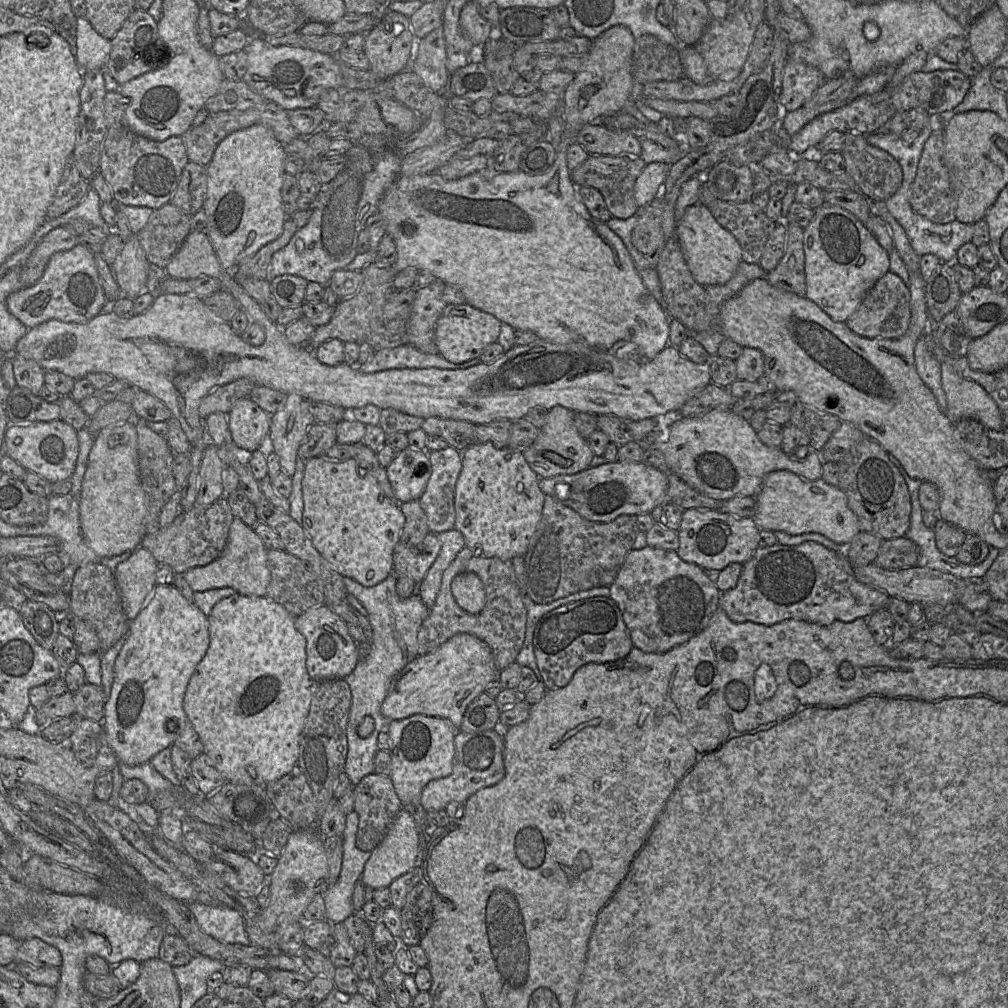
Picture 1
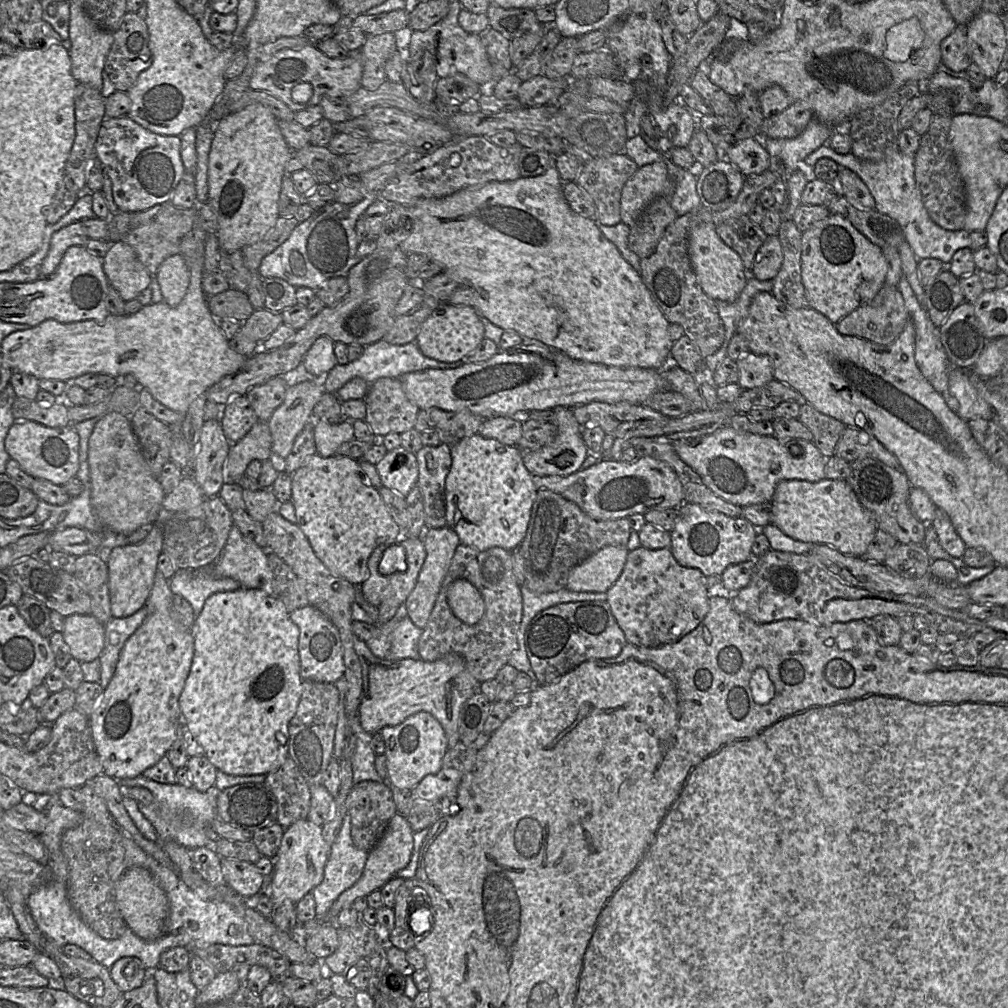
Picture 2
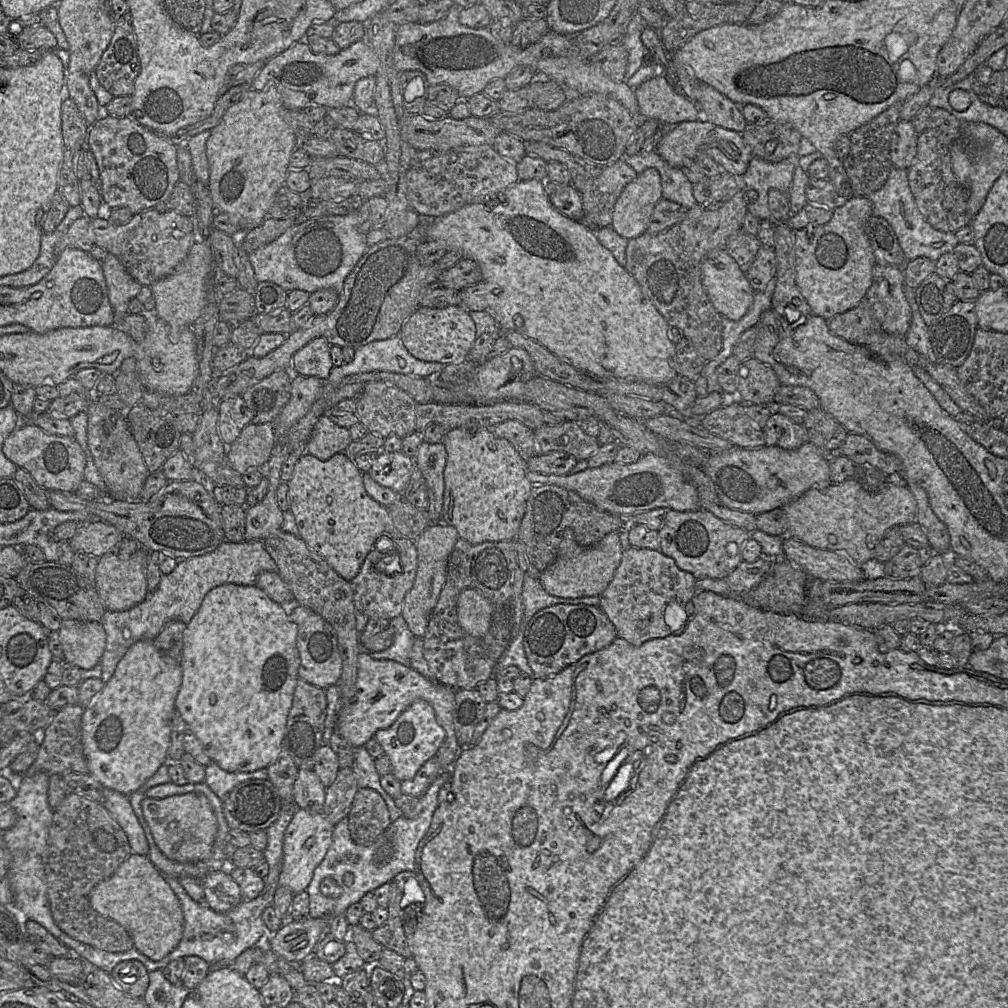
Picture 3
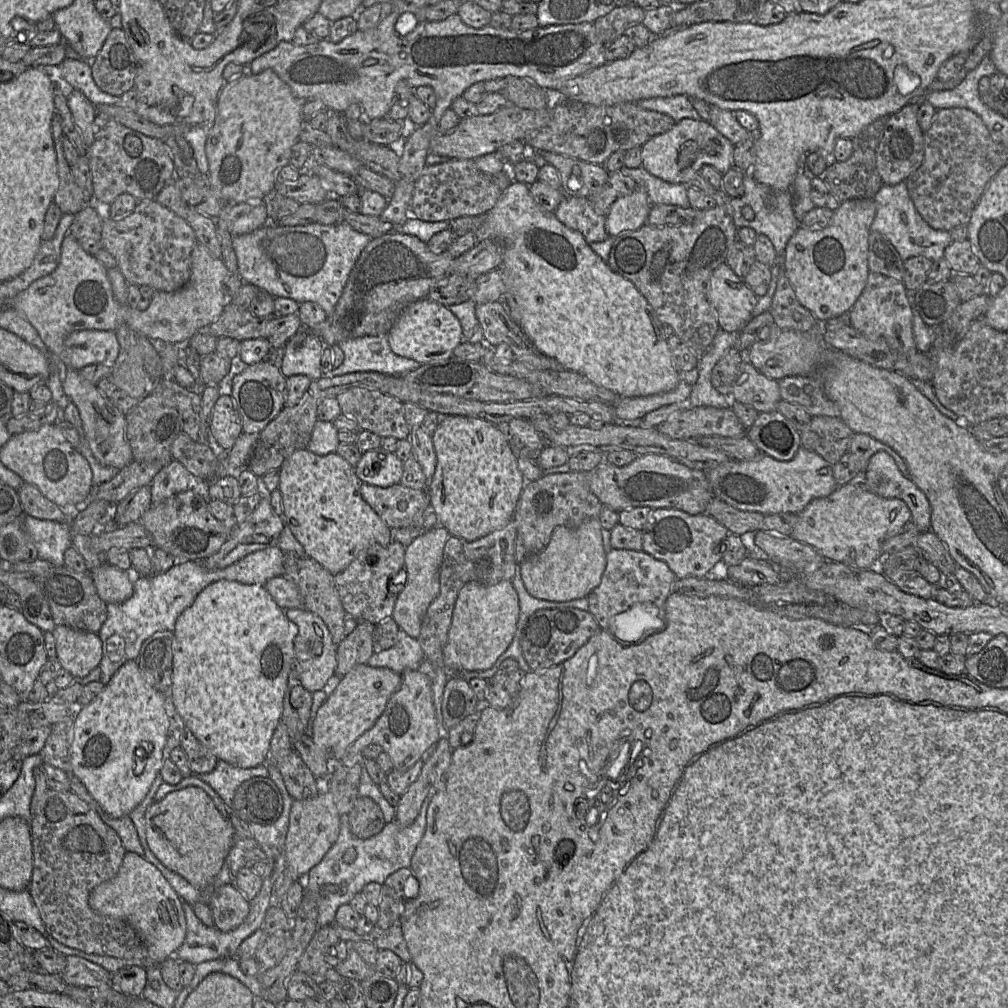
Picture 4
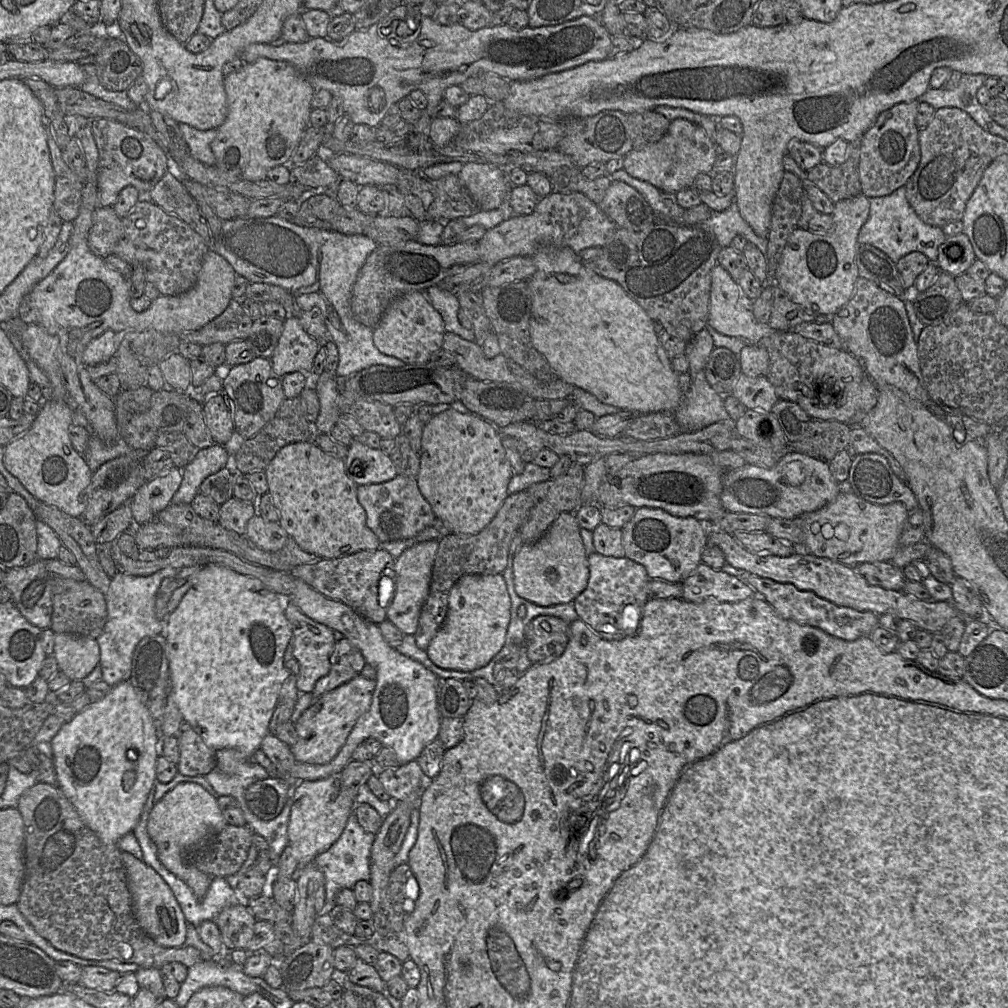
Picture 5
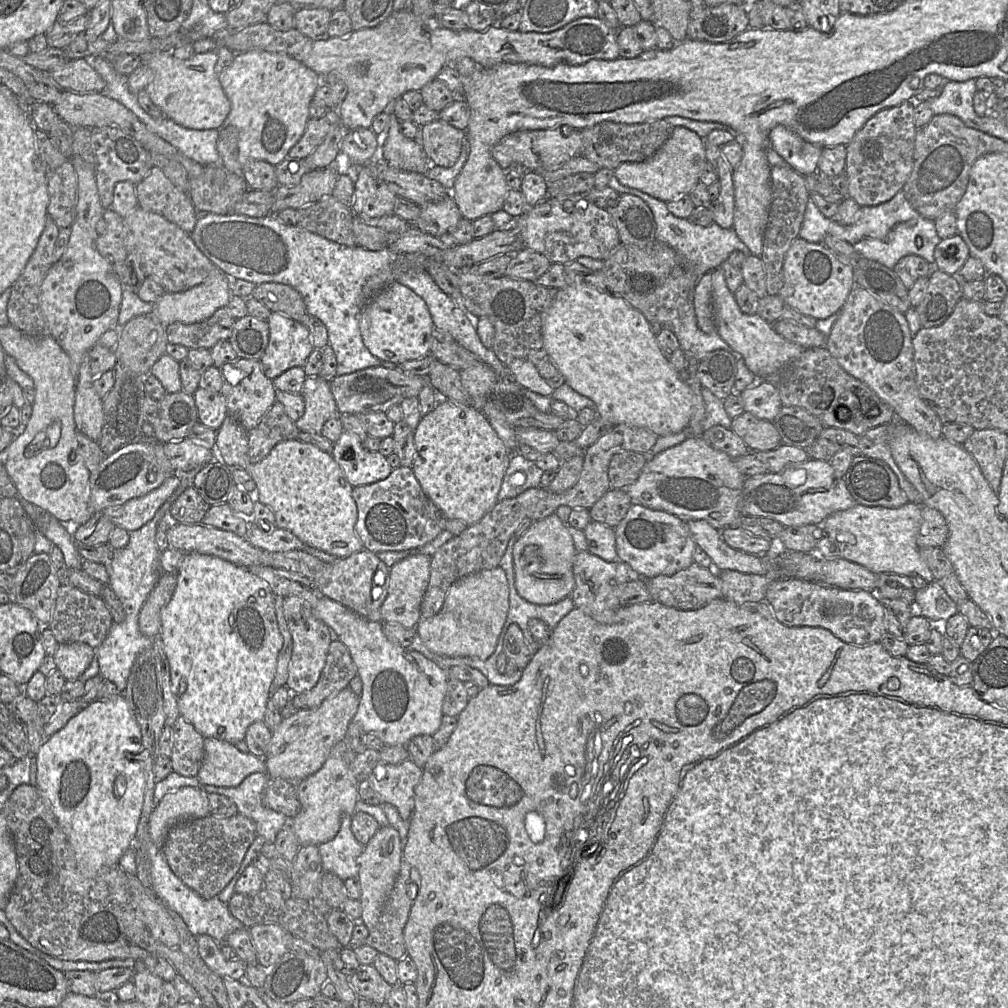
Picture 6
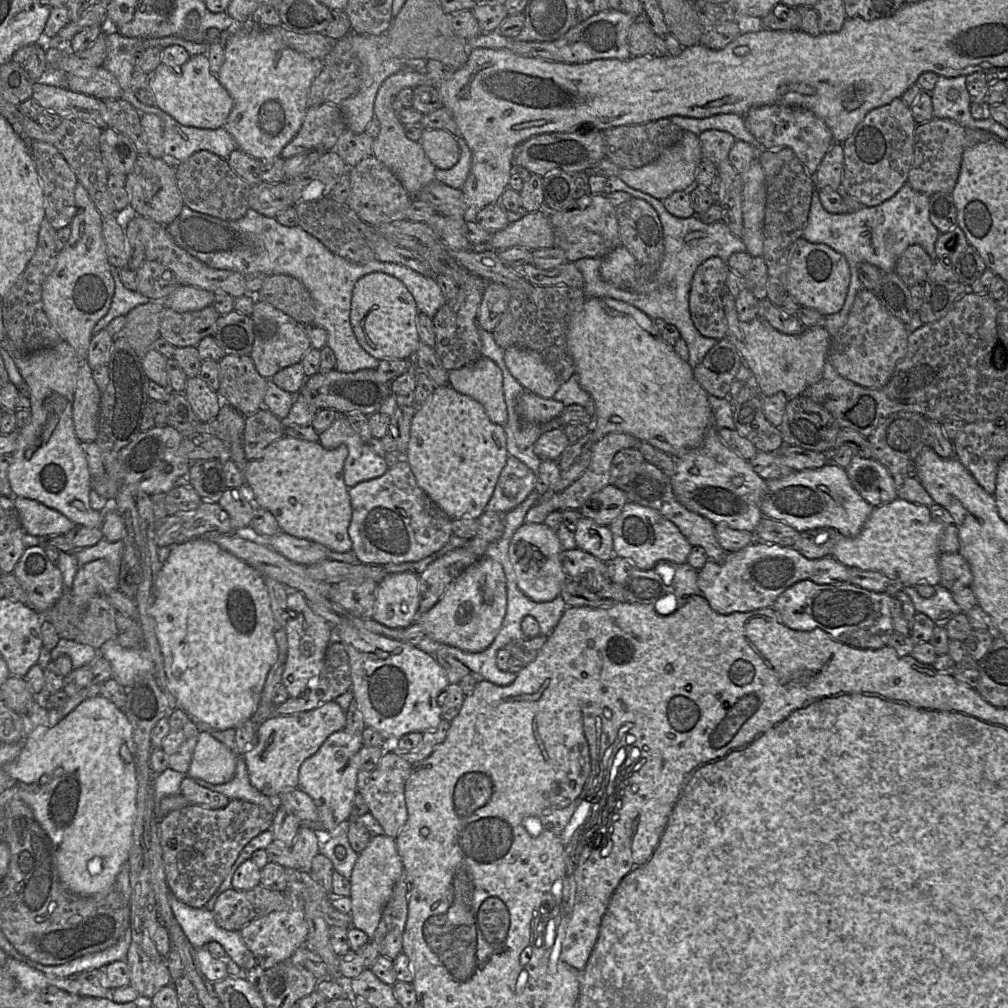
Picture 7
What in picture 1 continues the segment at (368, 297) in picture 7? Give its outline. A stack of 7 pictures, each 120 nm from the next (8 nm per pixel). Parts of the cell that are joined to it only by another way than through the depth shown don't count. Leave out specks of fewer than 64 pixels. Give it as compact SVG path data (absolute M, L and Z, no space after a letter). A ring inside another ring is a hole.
M467 303L446 305L435 326L435 343L438 354L454 364L478 358L490 344L497 342L501 322L491 314L480 311Z

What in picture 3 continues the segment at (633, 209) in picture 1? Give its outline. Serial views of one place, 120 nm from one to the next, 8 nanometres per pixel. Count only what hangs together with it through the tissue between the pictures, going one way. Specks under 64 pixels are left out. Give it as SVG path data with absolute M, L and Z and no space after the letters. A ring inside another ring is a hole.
M623 159L602 168L601 174L581 192L584 215L596 228L611 226L613 209L617 198L627 184L637 177L636 171Z

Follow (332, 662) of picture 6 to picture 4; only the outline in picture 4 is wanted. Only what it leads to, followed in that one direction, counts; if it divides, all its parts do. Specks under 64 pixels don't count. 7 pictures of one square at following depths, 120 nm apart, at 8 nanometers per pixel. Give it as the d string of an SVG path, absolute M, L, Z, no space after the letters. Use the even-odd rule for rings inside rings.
M359 621L355 630L338 644L336 676L343 677L356 665L368 663L376 651L375 627L370 622Z

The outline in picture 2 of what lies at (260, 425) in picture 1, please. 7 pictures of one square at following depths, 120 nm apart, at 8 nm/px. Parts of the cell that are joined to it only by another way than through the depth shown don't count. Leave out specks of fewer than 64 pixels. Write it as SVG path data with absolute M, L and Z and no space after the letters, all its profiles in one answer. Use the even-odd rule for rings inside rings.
M245 395L232 398L222 409L220 425L231 444L242 439L257 422L258 417Z

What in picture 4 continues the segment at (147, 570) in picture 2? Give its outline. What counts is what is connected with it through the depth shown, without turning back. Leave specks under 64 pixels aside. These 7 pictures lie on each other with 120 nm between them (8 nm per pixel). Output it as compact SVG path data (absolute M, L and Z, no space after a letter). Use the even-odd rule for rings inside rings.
M103 558L103 563L89 573L92 577L99 597L105 603L123 603L132 597L134 593L134 585L129 579L127 570L121 570L116 566L108 564Z

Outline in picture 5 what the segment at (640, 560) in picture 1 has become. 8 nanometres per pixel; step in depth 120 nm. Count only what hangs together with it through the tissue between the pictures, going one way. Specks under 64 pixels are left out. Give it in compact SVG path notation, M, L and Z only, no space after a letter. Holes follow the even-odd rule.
M598 552L588 555L589 580L587 587L575 598L574 607L579 618L589 625L595 632L602 631L605 624L616 626L617 631L626 628L617 627L621 623L624 608L634 603L646 600L646 583L650 580L645 567L627 557L604 556Z

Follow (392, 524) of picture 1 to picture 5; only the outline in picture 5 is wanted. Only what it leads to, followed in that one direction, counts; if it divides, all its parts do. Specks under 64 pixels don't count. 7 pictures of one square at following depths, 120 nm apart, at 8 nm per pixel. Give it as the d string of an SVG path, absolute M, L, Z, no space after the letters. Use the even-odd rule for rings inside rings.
M314 441L295 442L282 447L264 472L268 493L279 511L280 525L305 552L322 559L334 559L379 549L381 542L366 524L366 512L358 501L358 485L347 475L344 460L323 451Z

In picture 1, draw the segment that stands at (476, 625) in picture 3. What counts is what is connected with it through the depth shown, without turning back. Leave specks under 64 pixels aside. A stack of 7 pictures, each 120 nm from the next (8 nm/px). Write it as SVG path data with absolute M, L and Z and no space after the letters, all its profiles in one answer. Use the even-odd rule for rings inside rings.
M475 573L456 575L451 581L451 592L458 606L469 614L478 614L485 606L484 586Z

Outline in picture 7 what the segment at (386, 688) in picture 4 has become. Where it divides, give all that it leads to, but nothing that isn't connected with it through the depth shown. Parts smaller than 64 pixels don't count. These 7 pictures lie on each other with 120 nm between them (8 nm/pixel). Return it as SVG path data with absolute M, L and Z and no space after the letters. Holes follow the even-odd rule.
M335 700L310 711L274 715L267 719L258 728L254 747L242 755L251 784L272 798L298 788L299 770L303 762L314 755L331 734L343 730L345 726L346 712Z

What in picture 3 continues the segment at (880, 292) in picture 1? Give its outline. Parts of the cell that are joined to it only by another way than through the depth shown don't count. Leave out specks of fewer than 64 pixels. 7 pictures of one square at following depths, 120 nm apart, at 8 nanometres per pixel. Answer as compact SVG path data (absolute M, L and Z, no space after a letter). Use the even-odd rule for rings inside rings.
M865 297L858 306L827 320L827 326L837 337L864 346L867 346L869 333L882 331L881 323Z

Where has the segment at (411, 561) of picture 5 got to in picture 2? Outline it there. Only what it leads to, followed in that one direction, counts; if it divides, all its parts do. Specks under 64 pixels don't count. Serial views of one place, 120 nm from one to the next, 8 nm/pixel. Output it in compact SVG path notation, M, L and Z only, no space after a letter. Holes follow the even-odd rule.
M448 526L442 528L426 528L422 535L422 540L426 557L419 572L417 582L404 602L408 617L420 629L426 626L442 581L448 572L455 550L460 544L458 535Z

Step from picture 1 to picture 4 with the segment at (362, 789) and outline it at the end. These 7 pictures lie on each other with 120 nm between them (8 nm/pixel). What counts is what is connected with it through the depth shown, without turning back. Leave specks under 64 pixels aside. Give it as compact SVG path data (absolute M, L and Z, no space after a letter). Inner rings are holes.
M359 796L349 812L351 832L360 839L369 839L386 825L380 806L370 797Z

